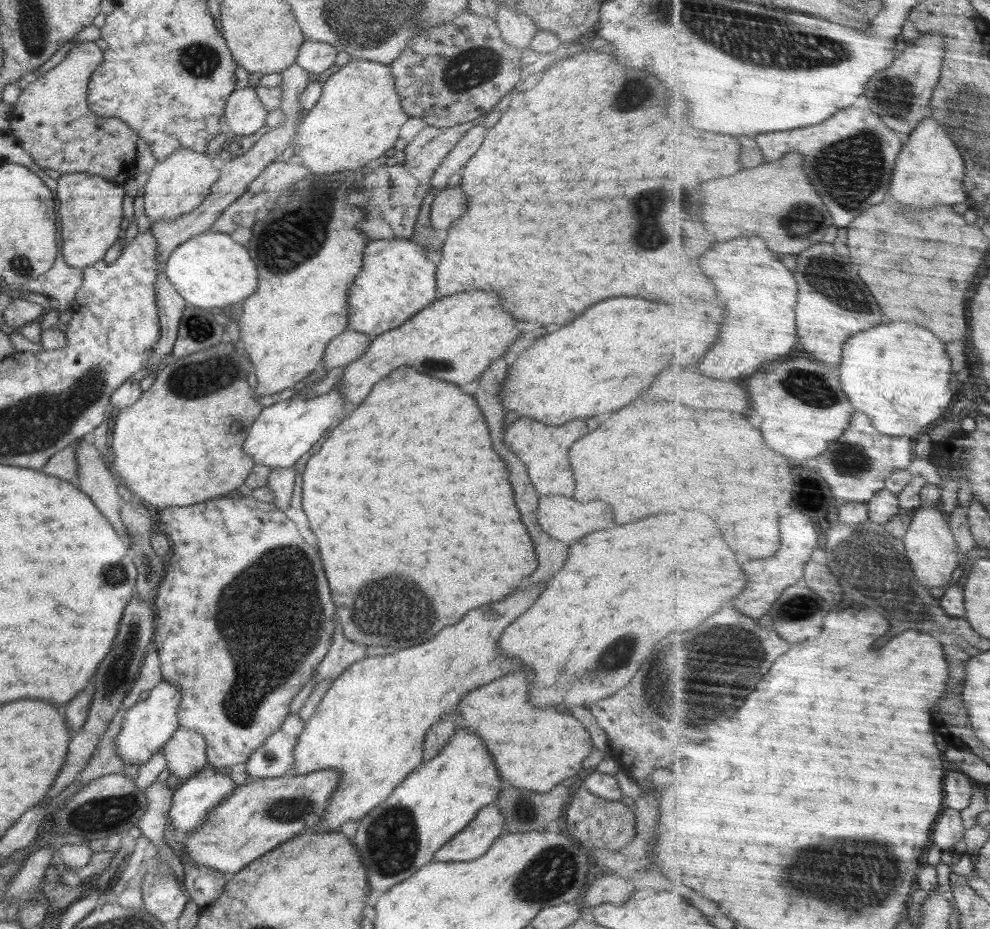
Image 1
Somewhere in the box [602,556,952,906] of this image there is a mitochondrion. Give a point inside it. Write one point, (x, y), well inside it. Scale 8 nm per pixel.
(742, 659)

